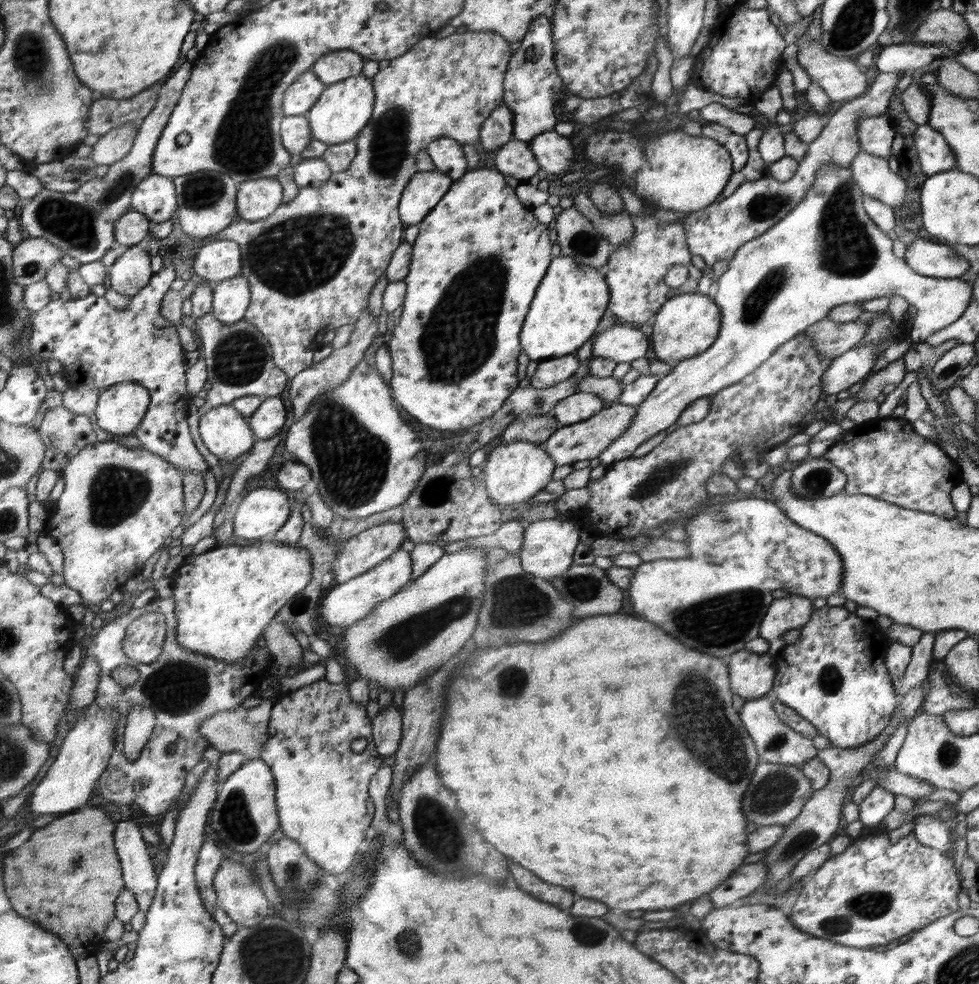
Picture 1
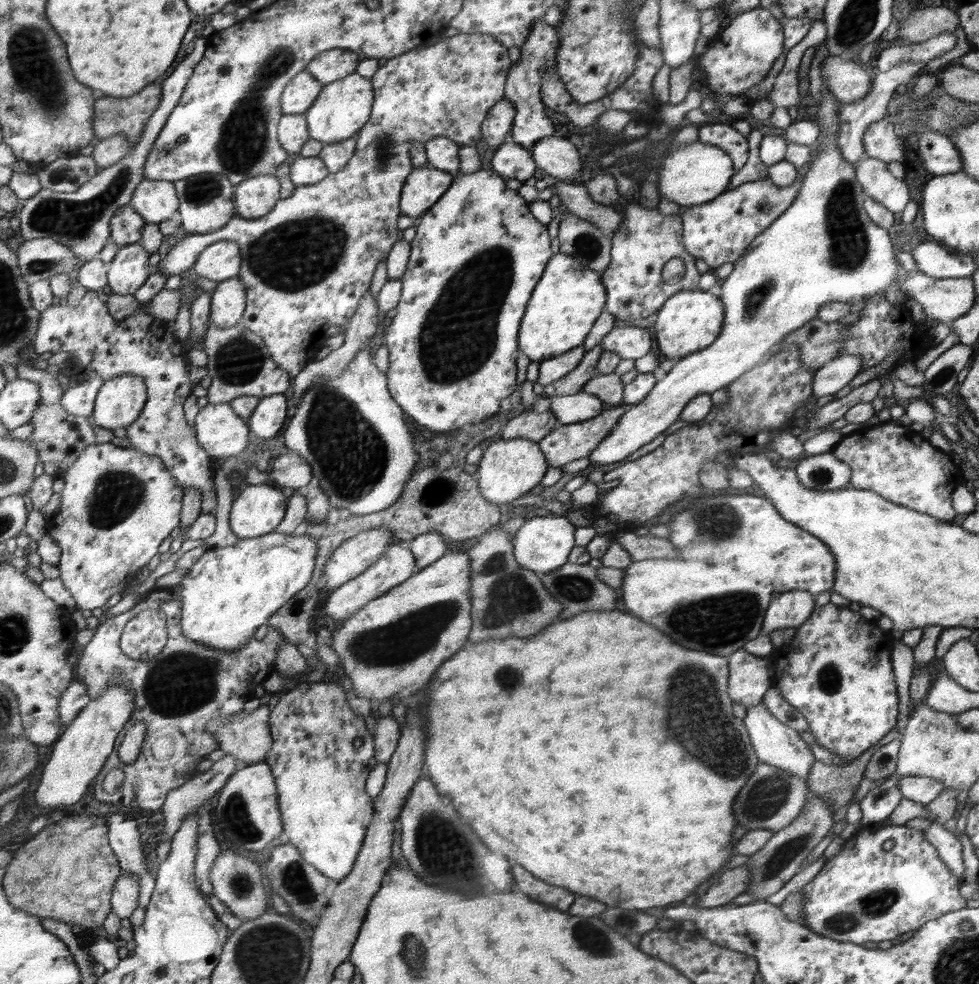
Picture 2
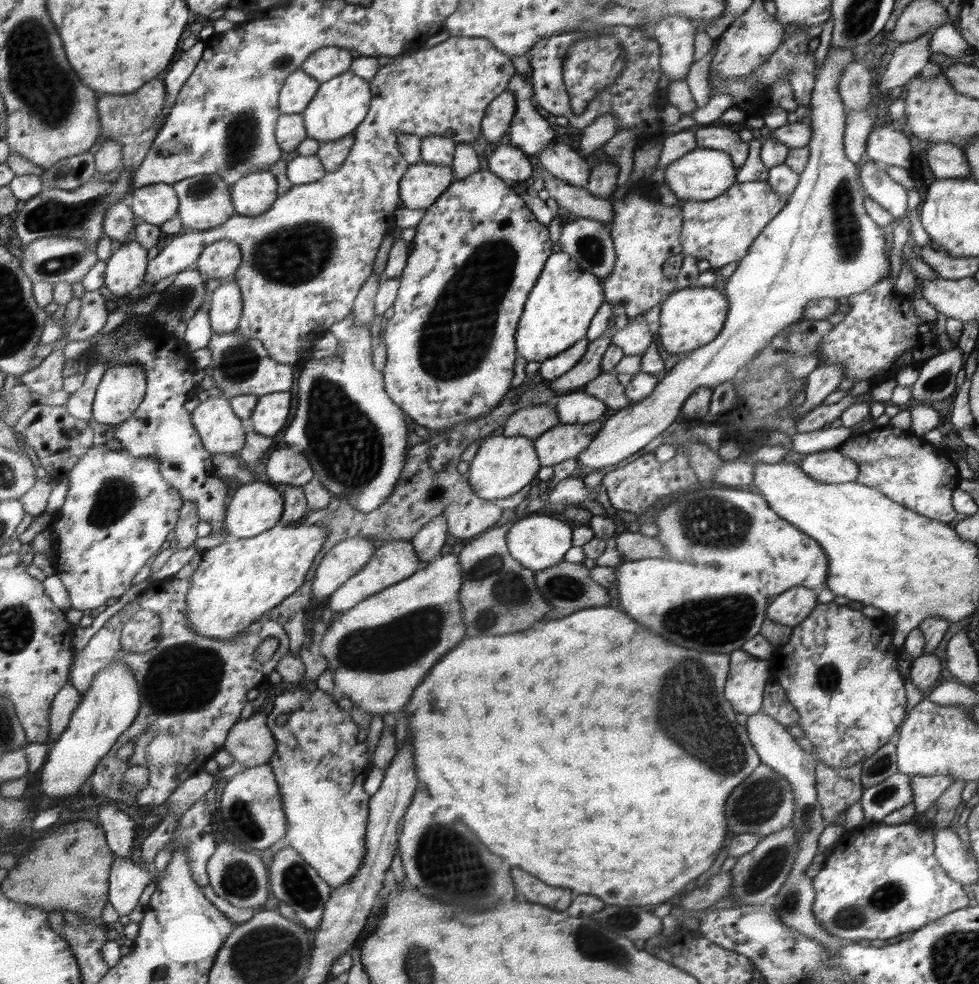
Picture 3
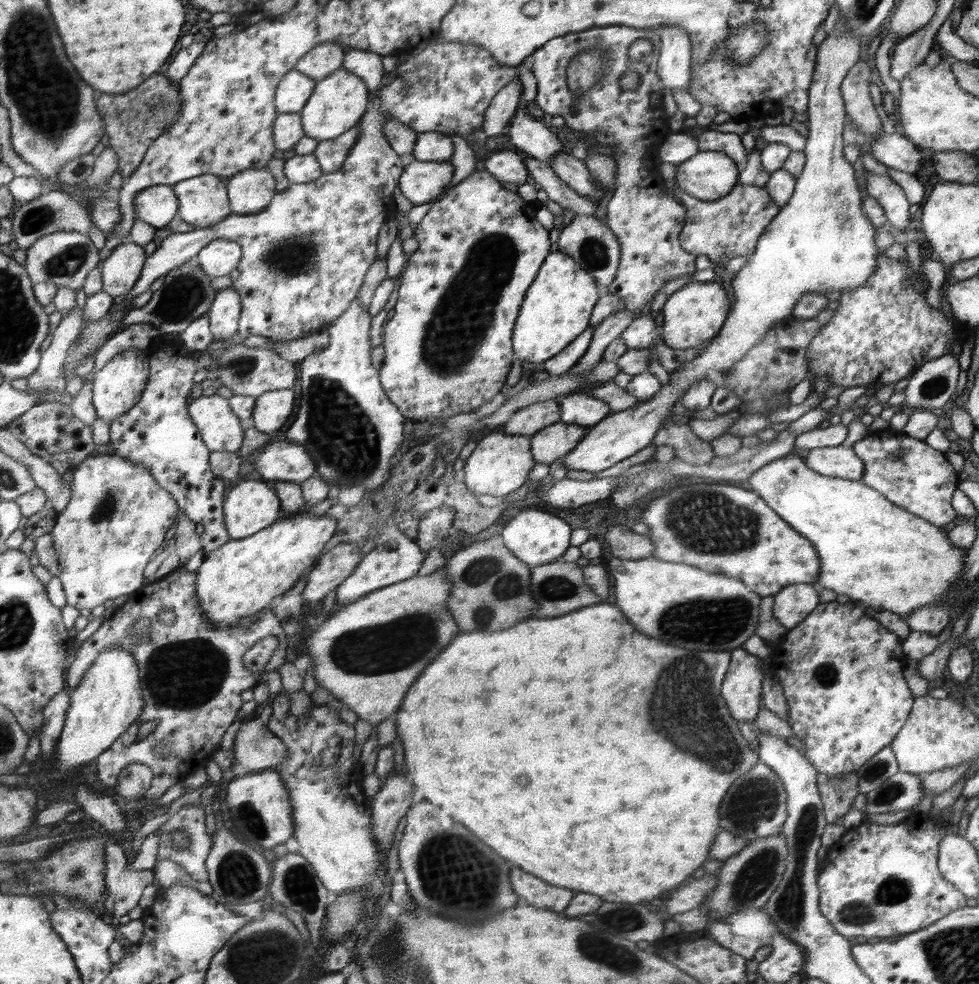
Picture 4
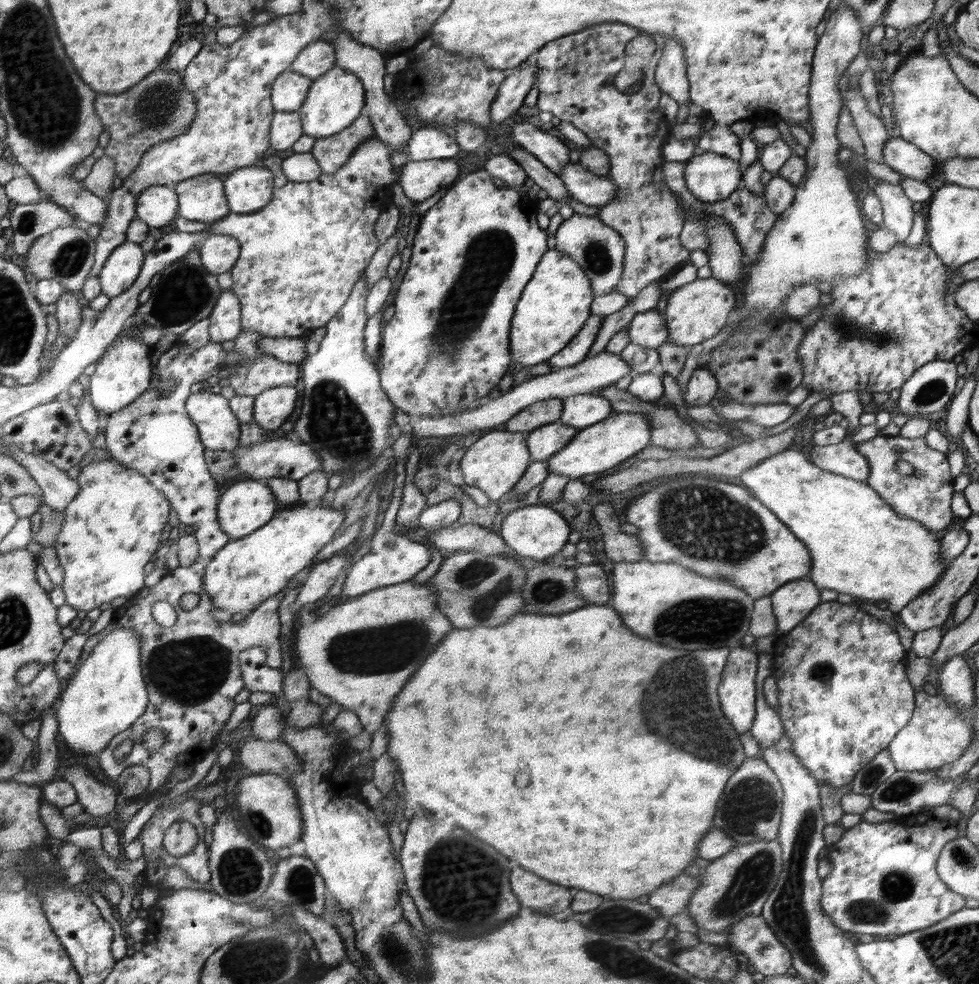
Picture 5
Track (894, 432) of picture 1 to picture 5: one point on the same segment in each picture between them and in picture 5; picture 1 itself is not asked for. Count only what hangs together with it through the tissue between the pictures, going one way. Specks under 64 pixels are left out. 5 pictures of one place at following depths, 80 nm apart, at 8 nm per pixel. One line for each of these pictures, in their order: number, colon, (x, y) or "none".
2: (894, 460)
3: (909, 470)
4: (912, 475)
5: (926, 498)

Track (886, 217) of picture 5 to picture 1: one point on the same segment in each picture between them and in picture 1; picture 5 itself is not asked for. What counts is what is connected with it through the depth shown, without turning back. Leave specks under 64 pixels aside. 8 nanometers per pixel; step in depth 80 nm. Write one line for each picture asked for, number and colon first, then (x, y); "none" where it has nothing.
1: (872, 174)
2: (880, 184)
3: (882, 188)
4: (891, 195)

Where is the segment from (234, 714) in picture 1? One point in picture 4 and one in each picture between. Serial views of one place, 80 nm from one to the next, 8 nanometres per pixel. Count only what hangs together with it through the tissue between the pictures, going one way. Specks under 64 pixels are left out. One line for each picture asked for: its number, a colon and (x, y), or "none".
2: (247, 736)
3: (250, 741)
4: (256, 748)

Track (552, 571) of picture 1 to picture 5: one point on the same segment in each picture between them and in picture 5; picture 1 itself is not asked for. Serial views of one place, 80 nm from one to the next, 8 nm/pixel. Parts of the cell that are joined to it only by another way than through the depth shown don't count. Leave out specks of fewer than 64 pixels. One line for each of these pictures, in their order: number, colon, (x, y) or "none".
2: (543, 544)
3: (538, 542)
4: (534, 536)
5: (536, 532)

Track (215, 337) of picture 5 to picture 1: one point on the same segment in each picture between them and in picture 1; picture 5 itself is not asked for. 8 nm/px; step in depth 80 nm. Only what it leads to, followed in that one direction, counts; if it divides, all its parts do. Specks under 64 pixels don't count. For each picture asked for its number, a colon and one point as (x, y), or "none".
1: (232, 297)
2: (229, 298)
3: (226, 304)
4: (225, 314)

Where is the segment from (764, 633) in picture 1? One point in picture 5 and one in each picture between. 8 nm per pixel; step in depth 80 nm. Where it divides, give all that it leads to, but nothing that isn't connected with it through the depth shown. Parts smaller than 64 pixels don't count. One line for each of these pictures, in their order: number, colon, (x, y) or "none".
2: (791, 609)
3: (790, 608)
4: (792, 605)
5: (792, 603)

